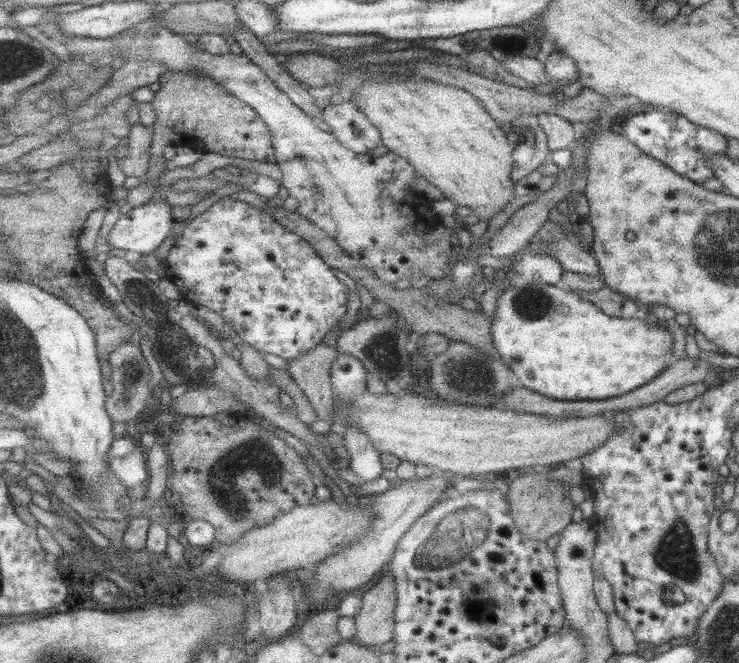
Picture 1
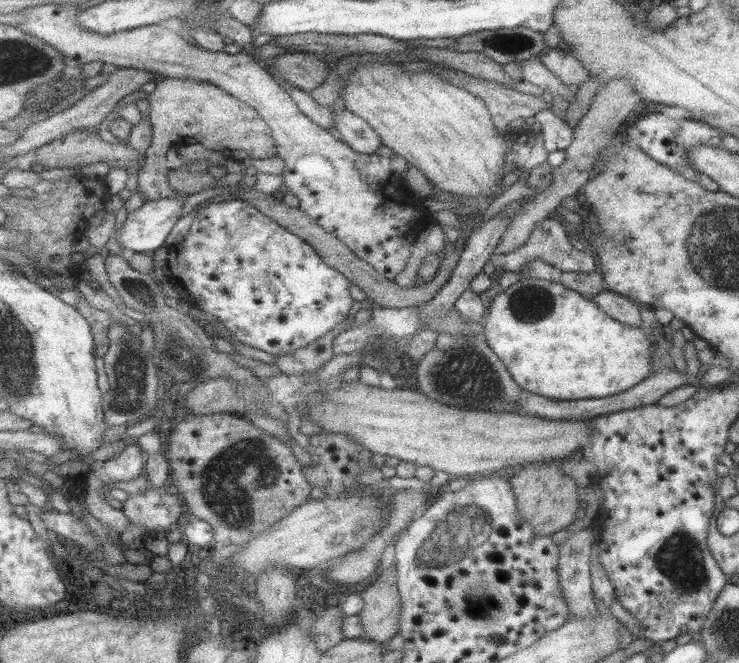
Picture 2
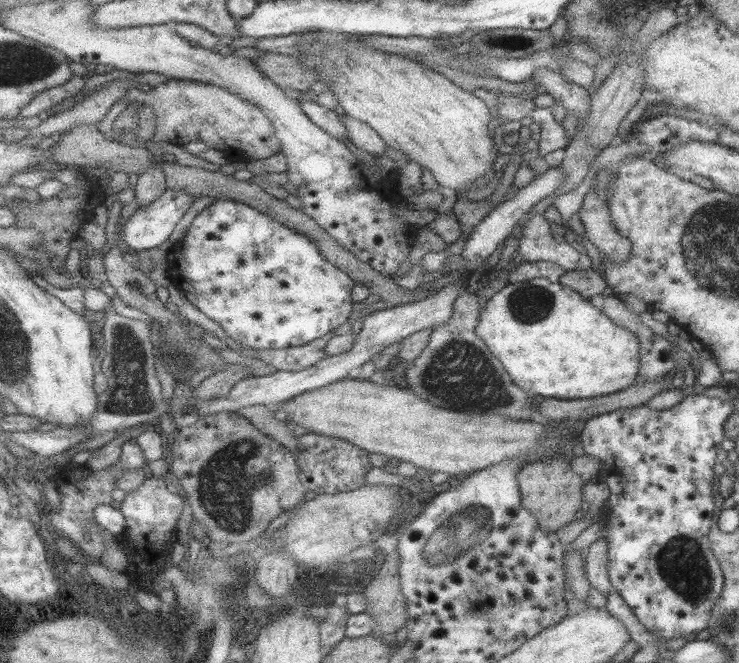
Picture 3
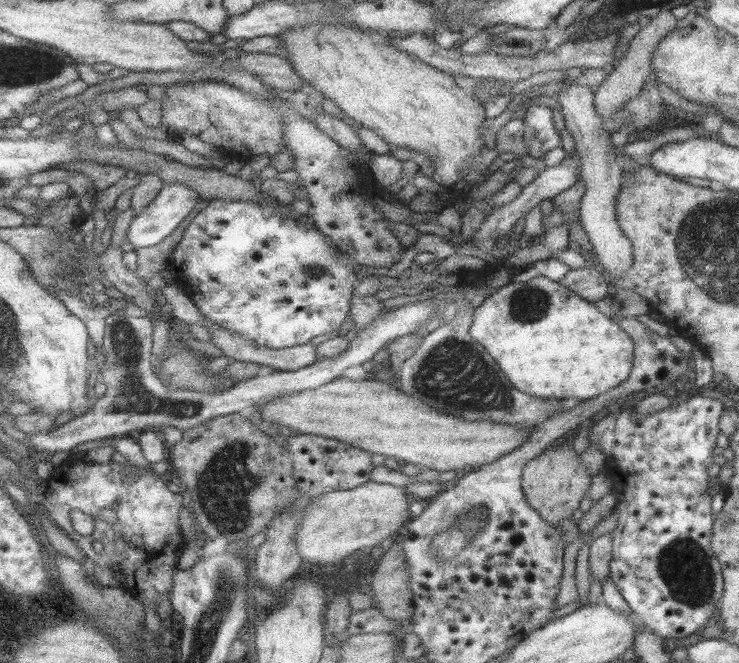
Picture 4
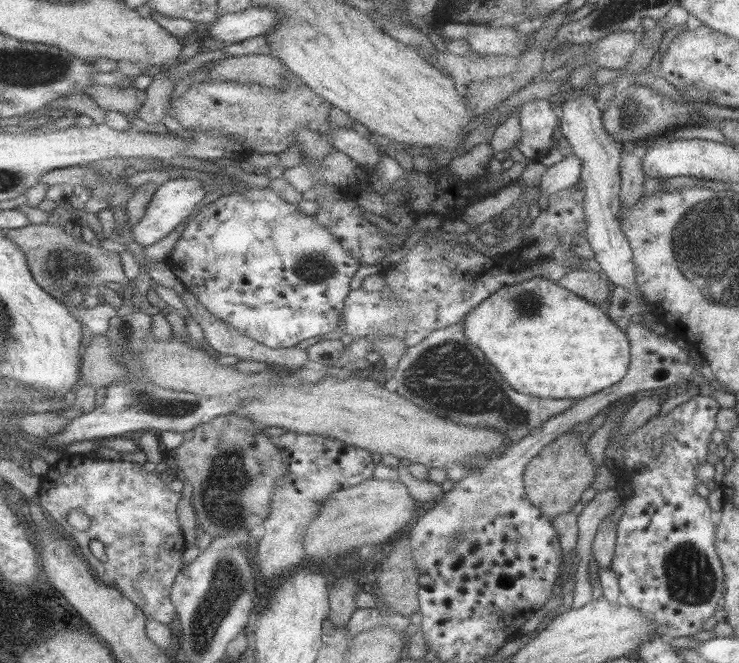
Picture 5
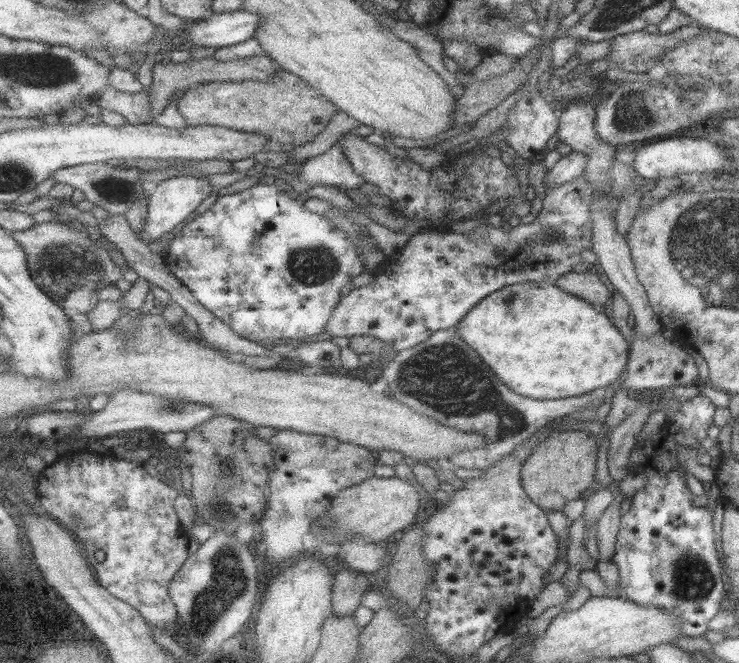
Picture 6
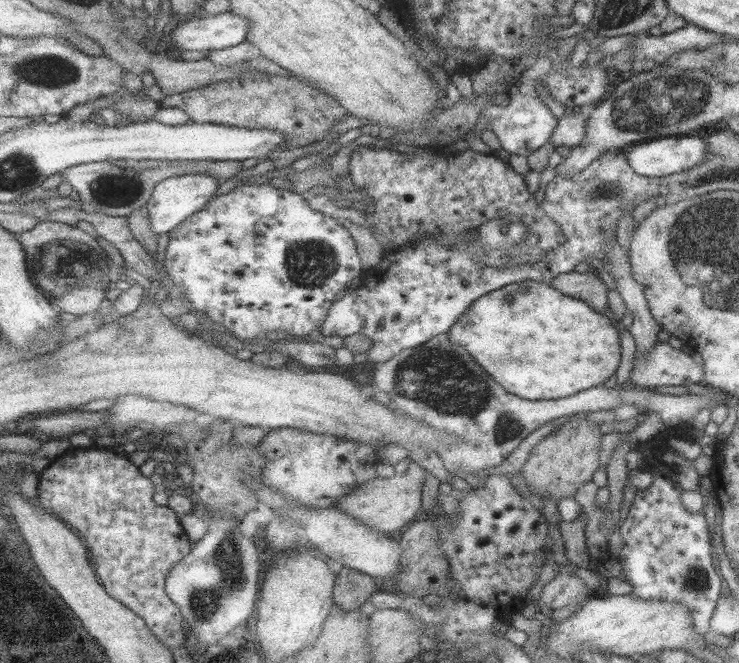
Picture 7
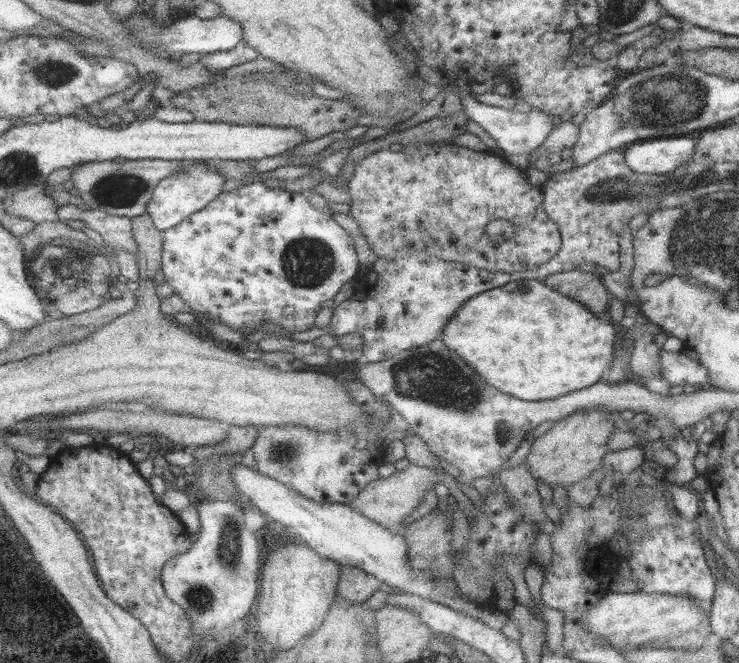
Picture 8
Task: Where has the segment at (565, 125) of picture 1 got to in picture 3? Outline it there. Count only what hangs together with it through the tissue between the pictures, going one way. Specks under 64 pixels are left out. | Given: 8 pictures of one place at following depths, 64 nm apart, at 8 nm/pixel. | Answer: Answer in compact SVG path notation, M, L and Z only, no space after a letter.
M535 107L529 114L527 121L539 124L539 141L536 147L538 155L544 156L558 148L565 148L567 139L563 127L551 115L549 107Z

